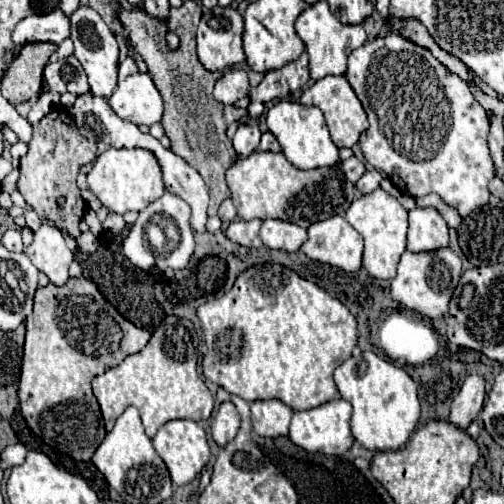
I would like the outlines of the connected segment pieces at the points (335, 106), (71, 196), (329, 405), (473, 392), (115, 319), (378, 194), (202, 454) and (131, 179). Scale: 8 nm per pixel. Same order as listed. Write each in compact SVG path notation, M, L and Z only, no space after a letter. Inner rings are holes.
M326 76L322 80L316 80L302 96L302 102L308 104L314 104L318 106L322 112L324 112L324 118L326 118L326 124L328 124L328 130L330 130L330 136L334 140L334 144L338 148L352 148L360 134L368 128L368 120L366 120L366 112L358 100L358 96L354 94L354 90L350 88L350 82L344 78L344 76Z
M54 108L54 112L48 112L32 128L34 134L32 140L28 142L28 154L20 158L18 190L22 192L26 202L38 212L40 218L52 222L62 232L76 238L80 236L78 222L84 216L84 200L80 196L76 176L82 164L92 162L96 158L96 144L78 134L74 122L70 120L64 108ZM68 138L74 138L74 146L68 146ZM72 148L74 148L74 156L72 156Z
M334 398L310 410L294 412L294 420L290 422L290 440L312 454L320 452L326 456L342 456L354 444L354 436L350 432L350 414L352 406L342 398Z
M472 374L464 380L458 396L452 400L448 422L458 426L460 430L466 430L470 422L476 420L482 404L486 398L486 382L482 376Z
M68 278L64 286L48 284L36 290L32 316L26 318L26 344L18 396L22 416L34 434L48 446L74 460L88 462L102 444L106 430L98 400L90 390L90 382L120 352L122 340L126 358L148 344L150 332L128 322L102 296L92 280ZM68 302L74 304L74 318L70 322L60 316L60 308L66 308Z
M376 188L370 194L362 194L360 198L356 198L348 212L344 214L346 222L358 230L364 238L364 258L362 258L362 266L366 268L366 272L374 278L382 278L382 280L390 280L394 278L396 266L400 262L402 252L406 250L406 230L408 230L408 212L404 210L404 206L386 190Z
M170 420L170 422L166 422L158 430L158 434L152 438L152 442L154 442L154 448L160 454L160 458L166 462L168 472L172 476L172 482L176 486L184 486L184 484L192 482L210 460L210 446L208 446L206 432L194 420Z
M108 148L104 150L92 170L86 176L88 188L98 196L98 200L116 214L124 214L130 210L140 212L142 208L146 208L150 202L158 200L166 190L164 190L164 180L162 180L162 170L158 160L154 158L152 152L142 150L142 148L132 148L132 150L116 150L116 148Z

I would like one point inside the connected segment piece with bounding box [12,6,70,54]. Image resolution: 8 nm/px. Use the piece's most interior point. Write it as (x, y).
(54, 25)

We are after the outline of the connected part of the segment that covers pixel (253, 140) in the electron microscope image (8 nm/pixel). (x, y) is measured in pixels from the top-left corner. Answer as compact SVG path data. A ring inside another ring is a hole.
M250 120L246 124L240 124L234 132L234 150L242 156L252 154L254 150L258 150L260 144L260 130L258 130L258 122Z

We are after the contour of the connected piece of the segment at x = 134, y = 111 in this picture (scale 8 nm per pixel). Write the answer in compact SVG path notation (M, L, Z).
M132 56L120 62L118 88L110 96L112 110L126 122L152 126L162 118L162 96L150 74L140 72Z

